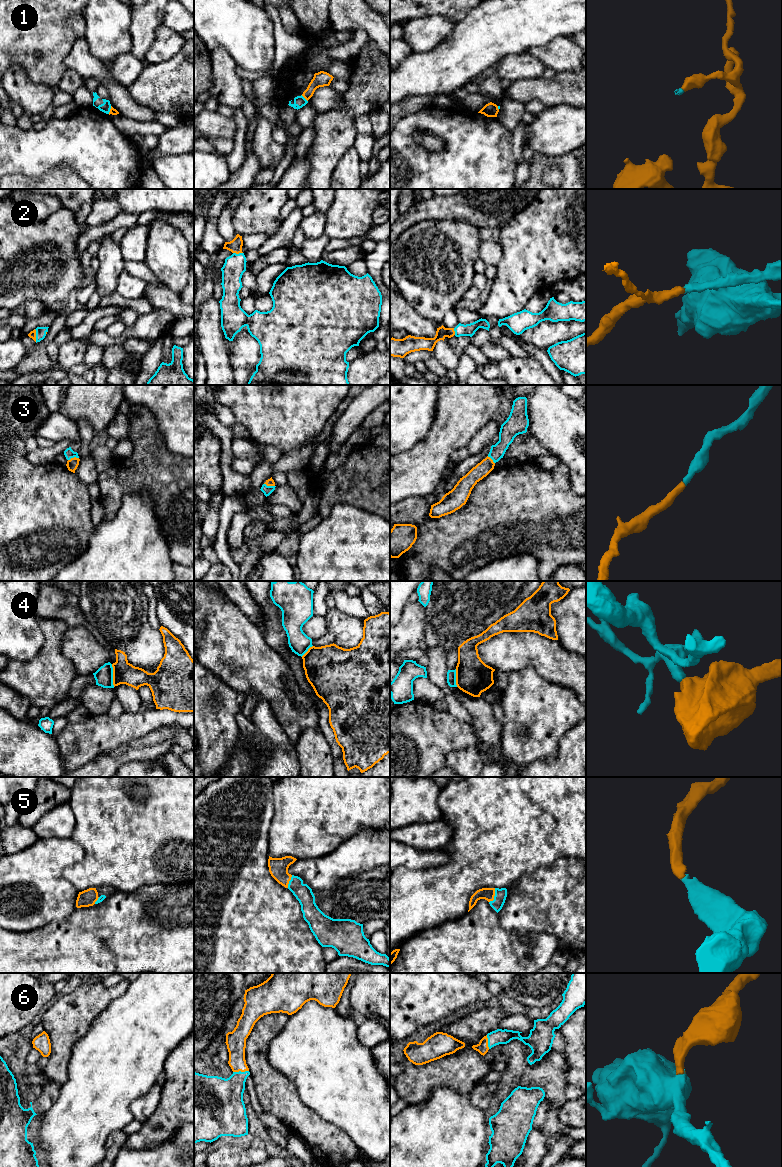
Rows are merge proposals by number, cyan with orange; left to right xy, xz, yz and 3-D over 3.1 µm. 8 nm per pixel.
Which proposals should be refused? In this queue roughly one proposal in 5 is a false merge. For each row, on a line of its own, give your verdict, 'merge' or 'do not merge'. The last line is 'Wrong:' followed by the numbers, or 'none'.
1: do not merge
2: merge
3: merge
4: do not merge
5: merge
6: merge
Wrong: 1, 4

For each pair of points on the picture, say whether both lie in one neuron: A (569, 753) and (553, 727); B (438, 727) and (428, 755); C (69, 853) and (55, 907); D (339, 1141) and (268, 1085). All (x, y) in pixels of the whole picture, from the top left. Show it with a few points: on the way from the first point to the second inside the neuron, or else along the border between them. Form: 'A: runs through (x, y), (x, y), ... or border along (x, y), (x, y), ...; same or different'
A: border along (575, 725), (560, 739), (558, 753), (546, 758); different
B: runs through (432, 734), (428, 738), (428, 748); same
C: runs through (56, 866), (55, 894); same
D: runs through (321, 1136), (286, 1103); same

